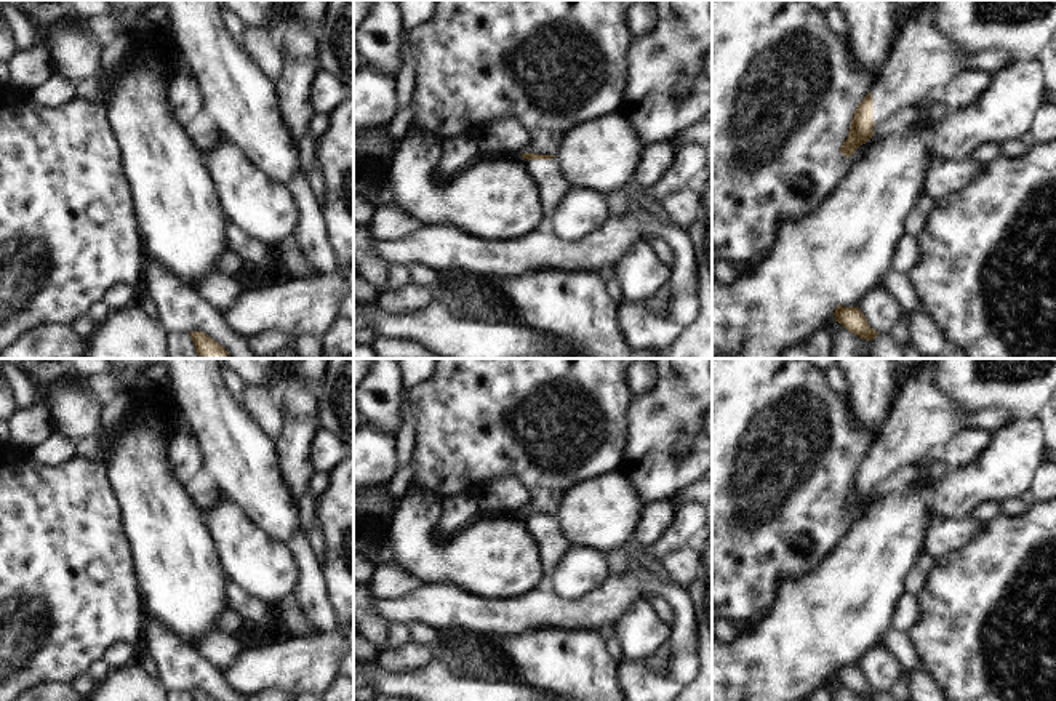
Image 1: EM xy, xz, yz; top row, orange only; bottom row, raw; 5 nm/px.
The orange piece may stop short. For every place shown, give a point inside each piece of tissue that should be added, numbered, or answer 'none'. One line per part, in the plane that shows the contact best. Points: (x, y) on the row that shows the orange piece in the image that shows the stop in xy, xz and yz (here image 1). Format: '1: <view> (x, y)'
1: xz (554, 186)

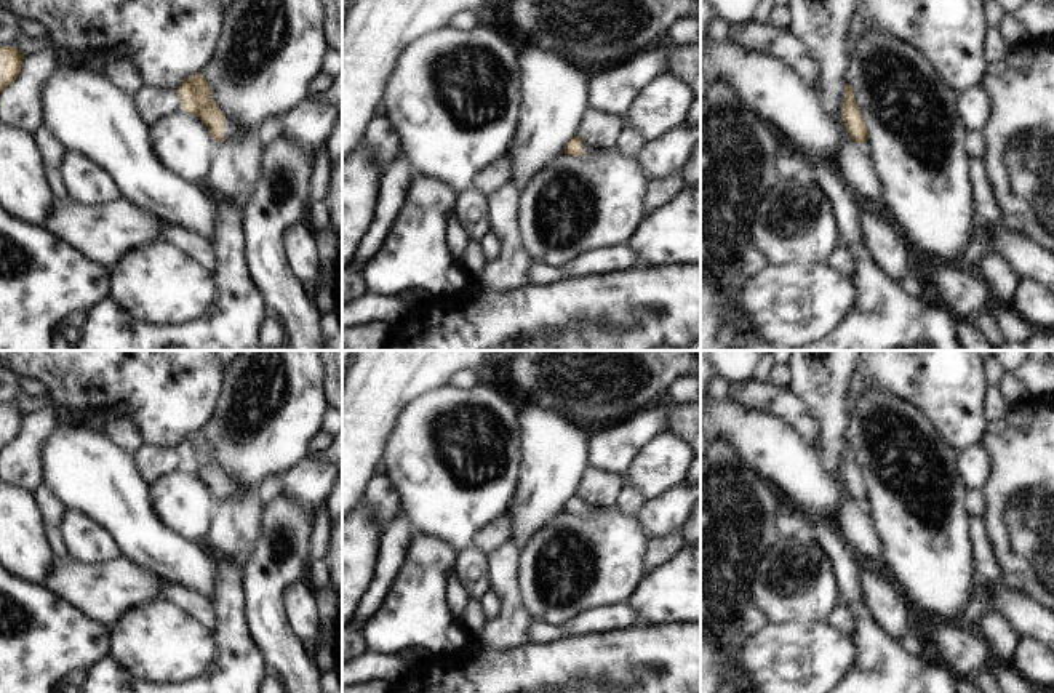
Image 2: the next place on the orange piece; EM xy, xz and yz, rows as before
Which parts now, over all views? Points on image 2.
1: xy (232, 132)

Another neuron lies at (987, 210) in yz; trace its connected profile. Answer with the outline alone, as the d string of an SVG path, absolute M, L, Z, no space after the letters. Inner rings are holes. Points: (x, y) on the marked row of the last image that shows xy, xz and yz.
M984 160L971 162L971 186L974 192L974 216L979 224L998 224L1003 221L1001 206L993 194L987 165Z

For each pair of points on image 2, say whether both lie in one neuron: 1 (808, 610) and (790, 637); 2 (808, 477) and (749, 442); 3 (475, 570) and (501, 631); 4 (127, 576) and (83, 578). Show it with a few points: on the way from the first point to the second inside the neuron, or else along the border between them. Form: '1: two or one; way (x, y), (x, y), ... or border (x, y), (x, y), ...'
1: two; border (826, 620), (770, 623)
2: one; way (794, 466), (763, 442)
3: two; border (485, 554), (485, 583), (488, 589)
4: one; way (115, 580), (95, 580)

